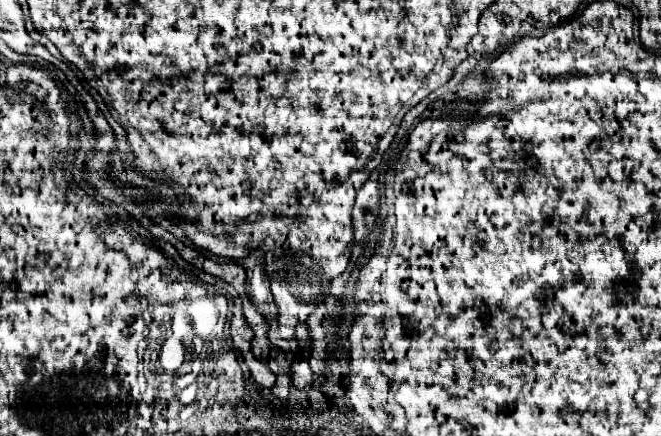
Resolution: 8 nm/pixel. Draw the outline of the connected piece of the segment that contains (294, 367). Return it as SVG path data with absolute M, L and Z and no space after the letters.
M294 359L291 364L291 382L297 386L299 390L307 390L309 388L309 380L311 380L313 372L309 370L309 364L304 359Z

